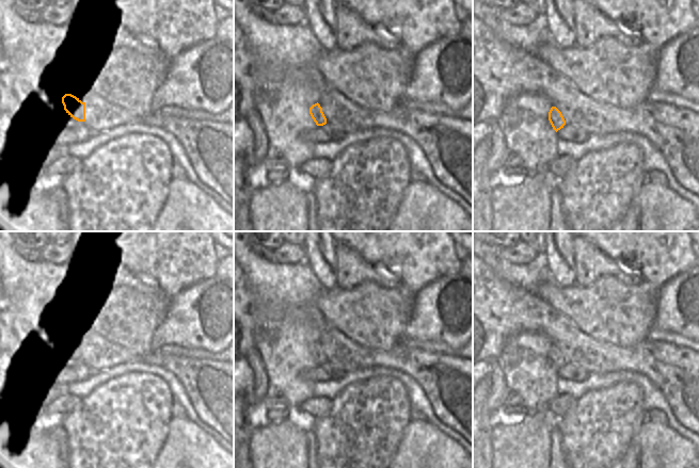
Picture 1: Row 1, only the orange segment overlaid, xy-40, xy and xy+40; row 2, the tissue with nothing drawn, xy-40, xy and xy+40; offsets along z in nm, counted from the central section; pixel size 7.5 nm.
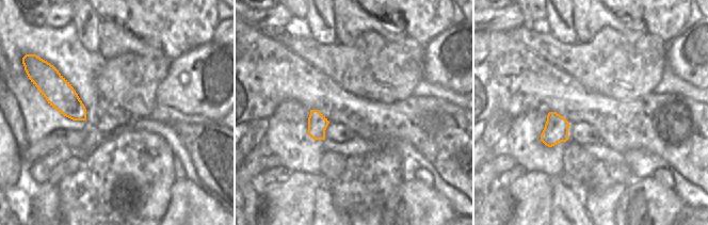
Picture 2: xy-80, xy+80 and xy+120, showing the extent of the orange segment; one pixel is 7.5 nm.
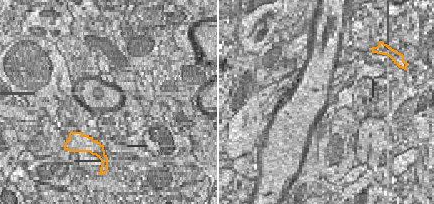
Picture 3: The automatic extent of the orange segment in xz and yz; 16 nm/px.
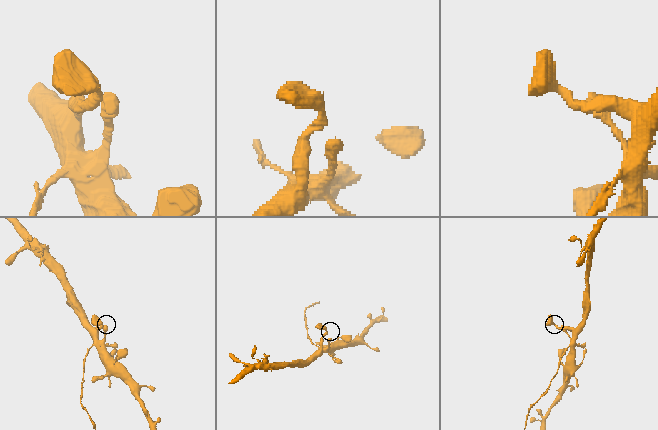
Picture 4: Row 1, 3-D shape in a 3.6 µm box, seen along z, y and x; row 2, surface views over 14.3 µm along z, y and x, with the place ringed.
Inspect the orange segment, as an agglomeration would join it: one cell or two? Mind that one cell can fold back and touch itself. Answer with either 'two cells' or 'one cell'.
one cell

